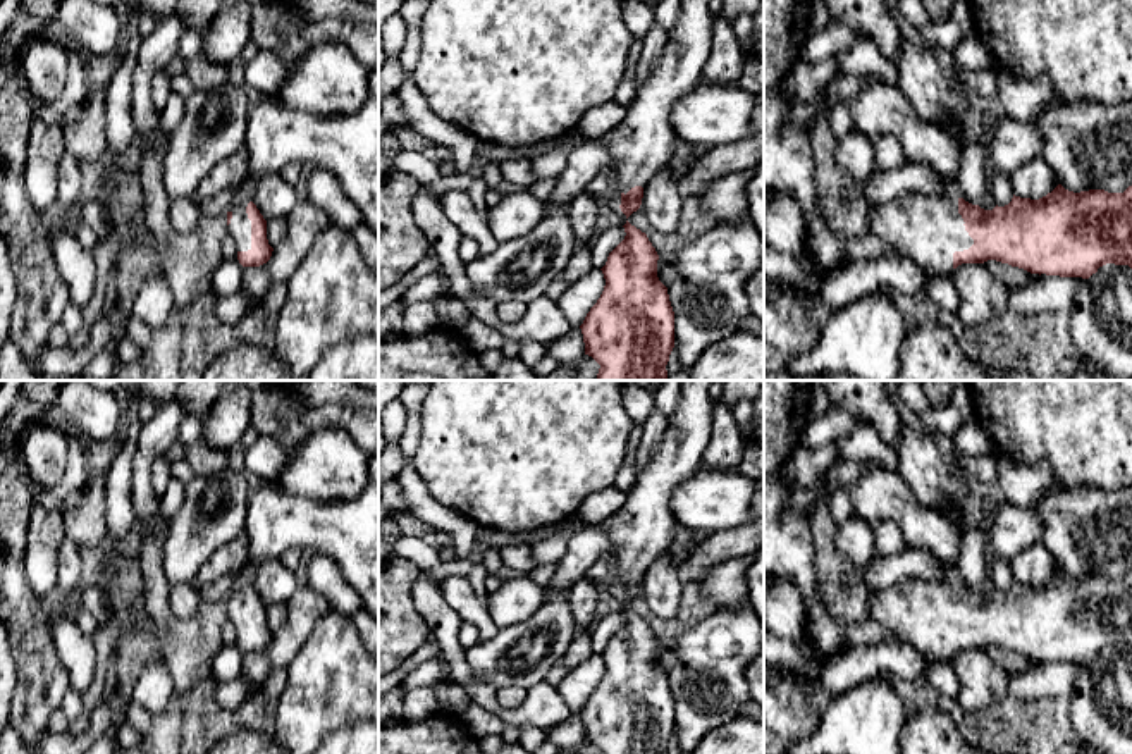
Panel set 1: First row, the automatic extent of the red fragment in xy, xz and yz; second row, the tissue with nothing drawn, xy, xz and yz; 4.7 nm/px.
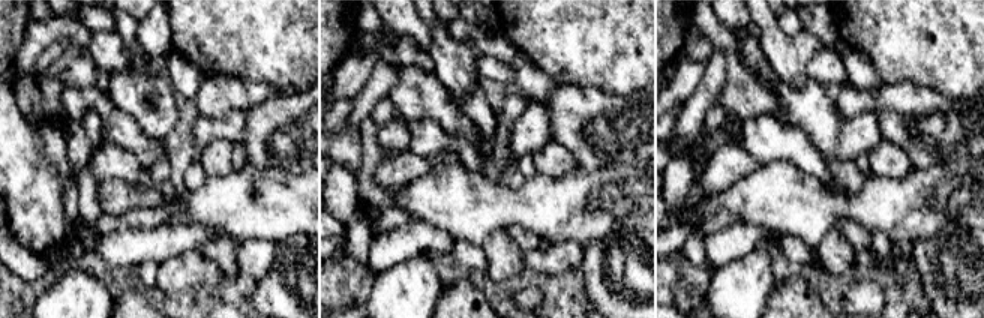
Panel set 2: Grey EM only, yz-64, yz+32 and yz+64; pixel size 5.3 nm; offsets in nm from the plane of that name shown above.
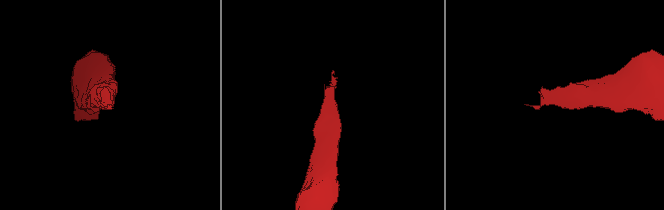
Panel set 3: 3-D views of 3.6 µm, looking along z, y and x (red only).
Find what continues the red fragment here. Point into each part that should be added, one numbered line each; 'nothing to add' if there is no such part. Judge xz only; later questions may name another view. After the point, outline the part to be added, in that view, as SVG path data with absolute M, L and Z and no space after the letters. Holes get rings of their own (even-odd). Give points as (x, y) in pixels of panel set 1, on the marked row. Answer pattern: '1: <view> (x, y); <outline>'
1: xz (644, 143); M681 0L676 26L650 76L626 107L626 117L599 139L616 162L612 176L624 195L669 169L678 143L671 126L673 105L702 83L712 46L714 15L709 3Z

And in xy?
1: xy (239, 228); M241 198L237 207L232 210L231 224L227 226L229 236L236 241L237 251L251 250L251 220L248 219L246 207L253 201Z

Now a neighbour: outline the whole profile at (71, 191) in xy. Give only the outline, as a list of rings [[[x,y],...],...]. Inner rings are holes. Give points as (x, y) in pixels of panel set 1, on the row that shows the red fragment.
[[[64,153],[58,164],[58,201],[65,207],[72,207],[83,200],[86,189],[83,188],[79,162],[71,155]]]

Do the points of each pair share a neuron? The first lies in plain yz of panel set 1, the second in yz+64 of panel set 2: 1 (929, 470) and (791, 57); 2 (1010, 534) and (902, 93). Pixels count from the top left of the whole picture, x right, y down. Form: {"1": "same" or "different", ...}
{"1": "same", "2": "different"}

